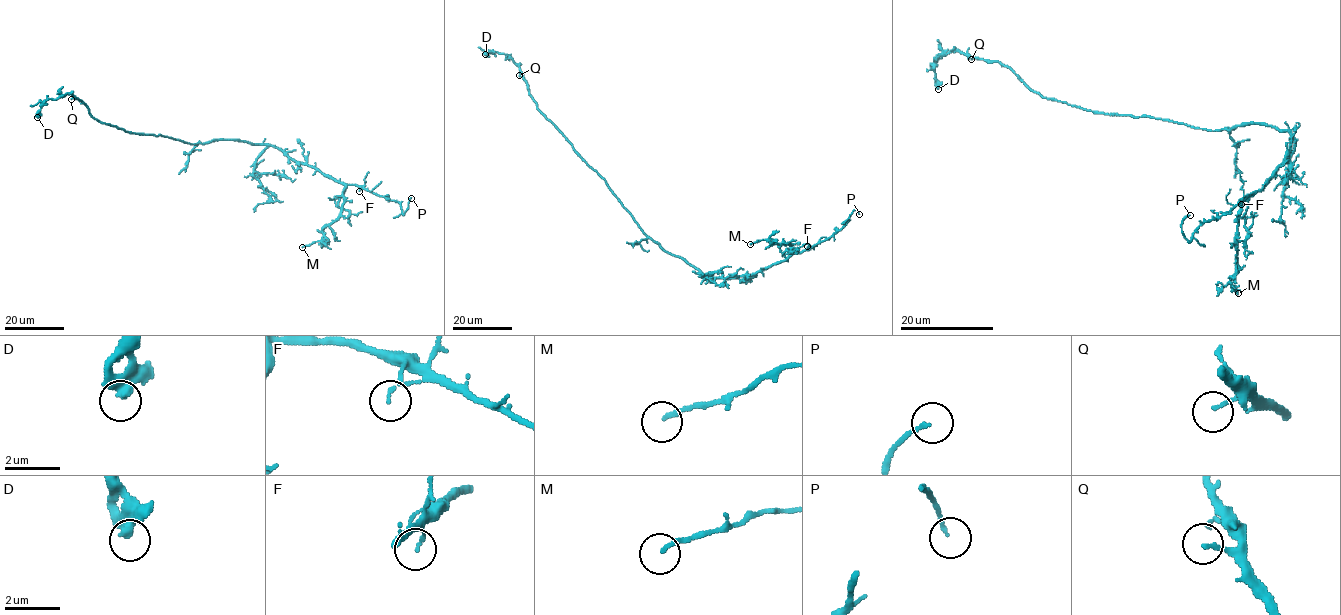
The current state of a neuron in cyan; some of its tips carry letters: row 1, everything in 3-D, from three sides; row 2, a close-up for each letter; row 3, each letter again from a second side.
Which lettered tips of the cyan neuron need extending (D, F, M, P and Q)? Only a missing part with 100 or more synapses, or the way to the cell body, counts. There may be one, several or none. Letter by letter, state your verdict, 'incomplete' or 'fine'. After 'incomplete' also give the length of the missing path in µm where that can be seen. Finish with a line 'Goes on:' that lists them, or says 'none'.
D: fine
F: fine
M: fine
P: incomplete; about 15 µm are missing
Q: fine
Goes on: P

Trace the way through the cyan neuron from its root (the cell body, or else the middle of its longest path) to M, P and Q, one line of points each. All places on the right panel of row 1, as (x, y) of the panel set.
M: (1229, 130), (1266, 124), (1290, 133), (1284, 161), (1241, 205), (1238, 267), (1229, 280), (1238, 293)
P: (1229, 130), (1248, 124), (1285, 130), (1290, 149), (1261, 189), (1204, 222), (1188, 241), (1181, 222), (1190, 215)
Q: (1229, 130), (1207, 131), (1150, 117), (1094, 113), (1043, 98), (998, 62), (974, 57), (971, 59)

